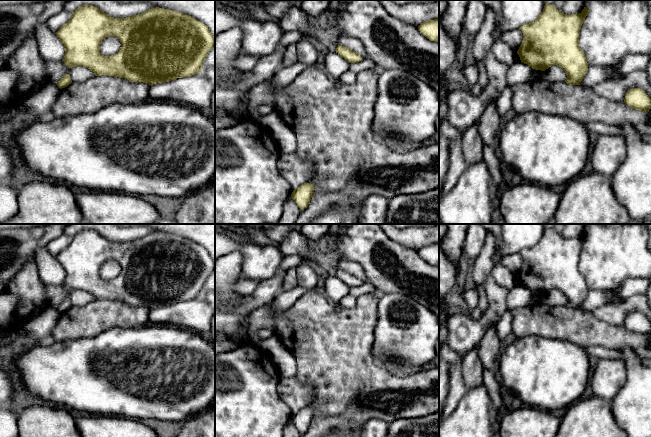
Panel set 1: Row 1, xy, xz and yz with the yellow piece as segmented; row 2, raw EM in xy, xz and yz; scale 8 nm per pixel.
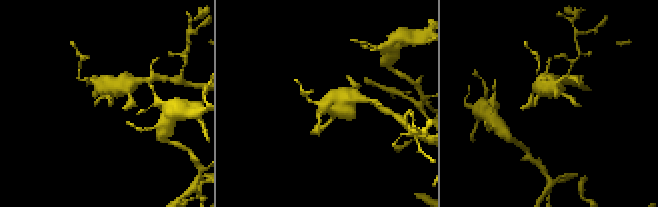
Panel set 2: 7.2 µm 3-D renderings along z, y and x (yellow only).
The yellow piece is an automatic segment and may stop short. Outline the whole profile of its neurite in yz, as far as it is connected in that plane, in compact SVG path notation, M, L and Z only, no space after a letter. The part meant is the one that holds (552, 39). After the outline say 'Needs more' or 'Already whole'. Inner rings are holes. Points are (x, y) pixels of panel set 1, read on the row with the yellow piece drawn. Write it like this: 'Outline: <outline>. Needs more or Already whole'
Outline: M546 3L535 21L519 28L523 33L523 41L517 51L521 62L541 71L557 65L566 73L565 82L567 84L580 85L588 71L588 63L579 46L579 34L588 12L588 8L584 7L579 14L566 15L562 10L558 10L554 4Z. Already whole

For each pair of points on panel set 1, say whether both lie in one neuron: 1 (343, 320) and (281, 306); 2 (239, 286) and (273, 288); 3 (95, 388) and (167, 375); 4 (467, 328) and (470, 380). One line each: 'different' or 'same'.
1: different
2: different
3: same
4: different

